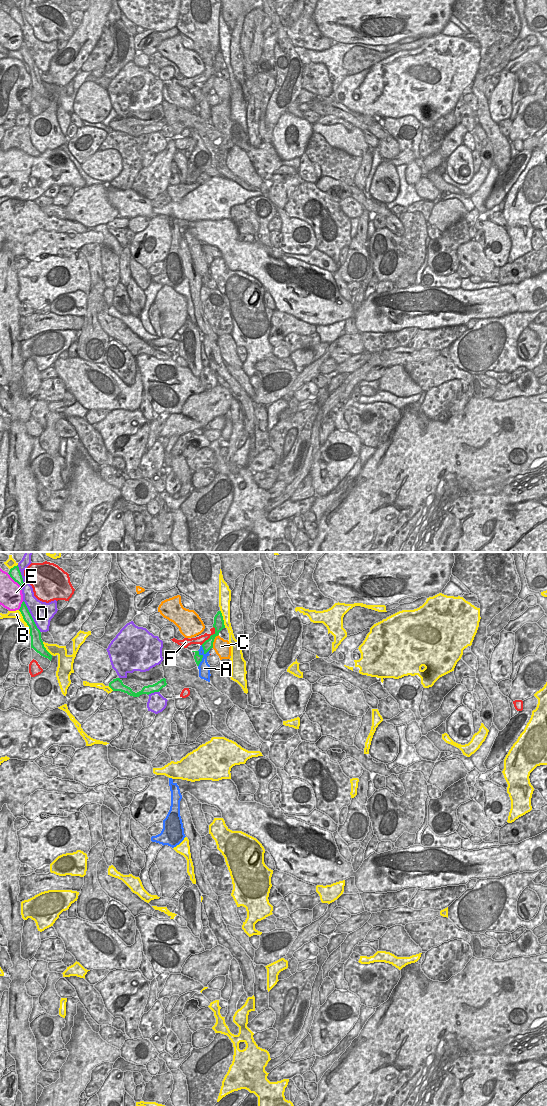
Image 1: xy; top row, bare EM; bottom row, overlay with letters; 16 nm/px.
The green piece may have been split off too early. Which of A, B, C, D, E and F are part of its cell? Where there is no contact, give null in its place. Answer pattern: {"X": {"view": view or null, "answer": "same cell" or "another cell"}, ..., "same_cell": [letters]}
{"A": {"view": "xy", "answer": "another cell"}, "B": {"view": "xy", "answer": "another cell"}, "C": {"view": "xy", "answer": "another cell"}, "D": {"view": "xy", "answer": "another cell"}, "E": {"view": "xy", "answer": "another cell"}, "F": {"view": "xy", "answer": "another cell"}, "same_cell": []}

